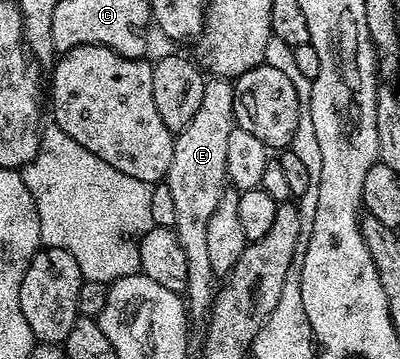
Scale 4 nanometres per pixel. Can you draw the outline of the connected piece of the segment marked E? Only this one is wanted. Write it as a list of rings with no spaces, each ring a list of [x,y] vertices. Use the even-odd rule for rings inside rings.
[[[215,77],[205,82],[202,101],[194,112],[194,118],[172,140],[174,153],[170,157],[170,169],[166,176],[170,197],[174,197],[174,230],[182,245],[182,253],[186,253],[188,280],[184,291],[190,331],[196,337],[203,336],[214,298],[214,276],[206,245],[206,225],[210,225],[210,216],[226,190],[226,144],[230,142],[230,133],[234,126],[232,84],[233,80]]]

